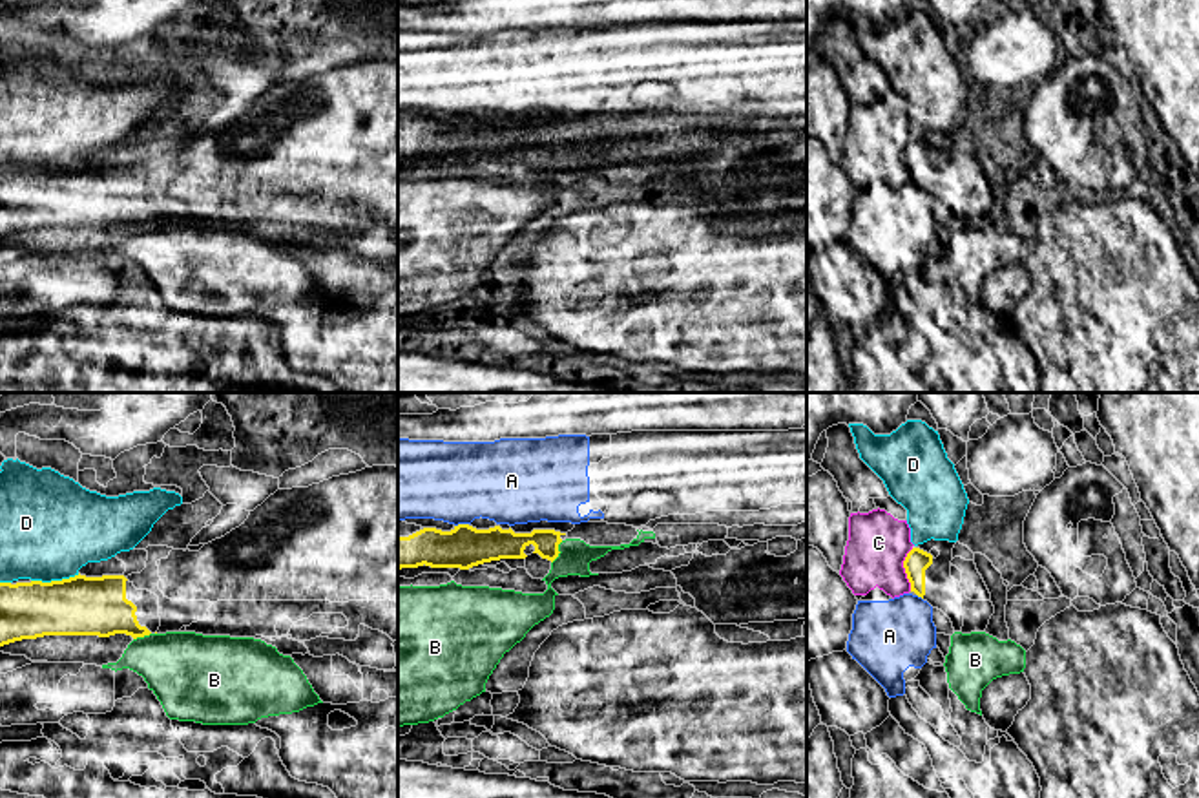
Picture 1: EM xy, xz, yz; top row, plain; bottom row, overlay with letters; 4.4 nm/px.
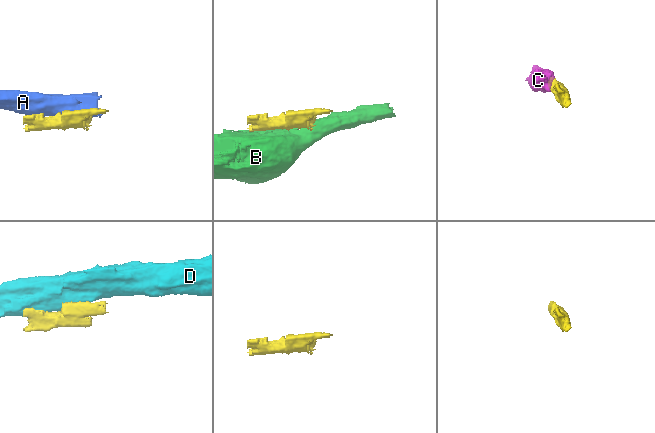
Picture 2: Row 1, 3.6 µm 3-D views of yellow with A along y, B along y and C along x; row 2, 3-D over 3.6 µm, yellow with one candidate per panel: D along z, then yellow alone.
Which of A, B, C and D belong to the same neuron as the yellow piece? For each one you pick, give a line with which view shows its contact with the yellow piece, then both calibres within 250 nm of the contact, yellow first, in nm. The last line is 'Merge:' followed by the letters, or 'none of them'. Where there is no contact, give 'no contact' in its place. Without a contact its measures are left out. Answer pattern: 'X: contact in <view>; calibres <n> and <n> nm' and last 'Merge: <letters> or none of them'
Merge: none of them

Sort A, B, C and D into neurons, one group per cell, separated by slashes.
A / B / C / D

